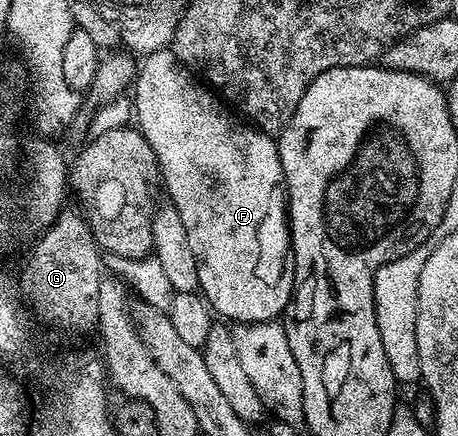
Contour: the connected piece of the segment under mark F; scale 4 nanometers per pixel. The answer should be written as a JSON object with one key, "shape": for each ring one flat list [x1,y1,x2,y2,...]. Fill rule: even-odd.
{"shape":[[163,49,153,51,151,55,145,56,137,64,136,78,132,84,132,111,138,120,136,126,142,132,142,136,152,145,152,153,158,159,158,170,160,172,160,183,167,191,169,202,180,213,180,221,184,221,184,229,188,233,188,245,194,254,194,260,198,266,198,291,203,299,210,304,210,310,215,316,223,315,226,319,234,319,235,324,259,323,269,319,278,319,285,312,290,303,290,297,294,294,296,286,295,276,286,272,288,267,288,256,291,254,290,229,288,226,288,200,284,194,284,183,282,177,282,166,278,160,278,144,275,136,265,135,257,127,246,121,239,121,195,76,190,68,183,65,173,53,173,50]]}

